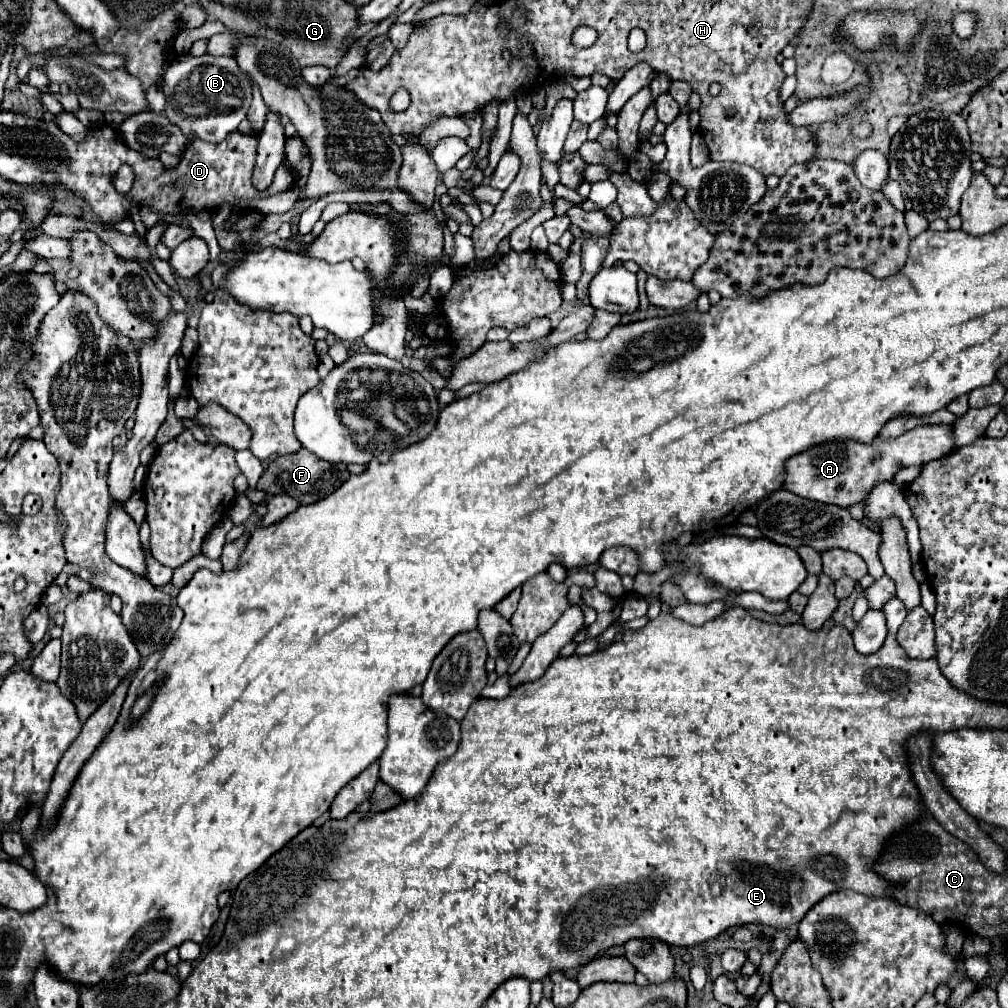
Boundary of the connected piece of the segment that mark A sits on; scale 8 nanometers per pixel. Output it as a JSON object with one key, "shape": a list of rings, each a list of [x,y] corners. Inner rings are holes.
{"shape":[[[917,425],[915,429],[903,433],[897,439],[887,441],[875,439],[869,445],[851,439],[829,441],[809,451],[803,451],[787,461],[787,479],[783,483],[783,489],[811,501],[839,505],[847,509],[863,501],[873,483],[891,481],[901,467],[923,465],[927,461],[945,457],[953,449],[955,449],[953,425]]]}

